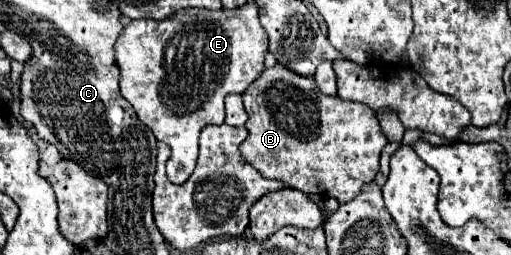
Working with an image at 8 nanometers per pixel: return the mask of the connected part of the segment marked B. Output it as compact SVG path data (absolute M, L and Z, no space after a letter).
M280 63L276 67L264 67L262 75L242 93L242 101L248 113L248 137L240 145L240 153L242 159L246 159L262 177L276 179L304 193L330 195L340 203L352 201L362 191L362 185L374 181L378 173L380 151L388 145L388 139L370 107L324 95L318 91L314 77L298 75Z

